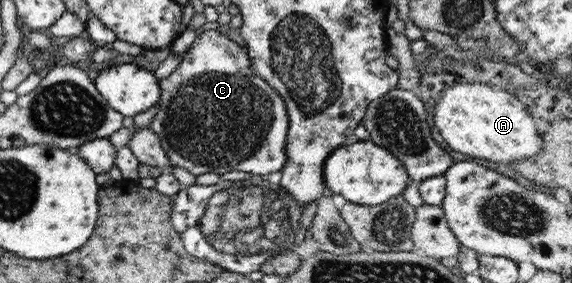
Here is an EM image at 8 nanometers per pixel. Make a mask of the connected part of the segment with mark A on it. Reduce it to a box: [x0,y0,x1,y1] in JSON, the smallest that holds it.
[433,82,542,166]

